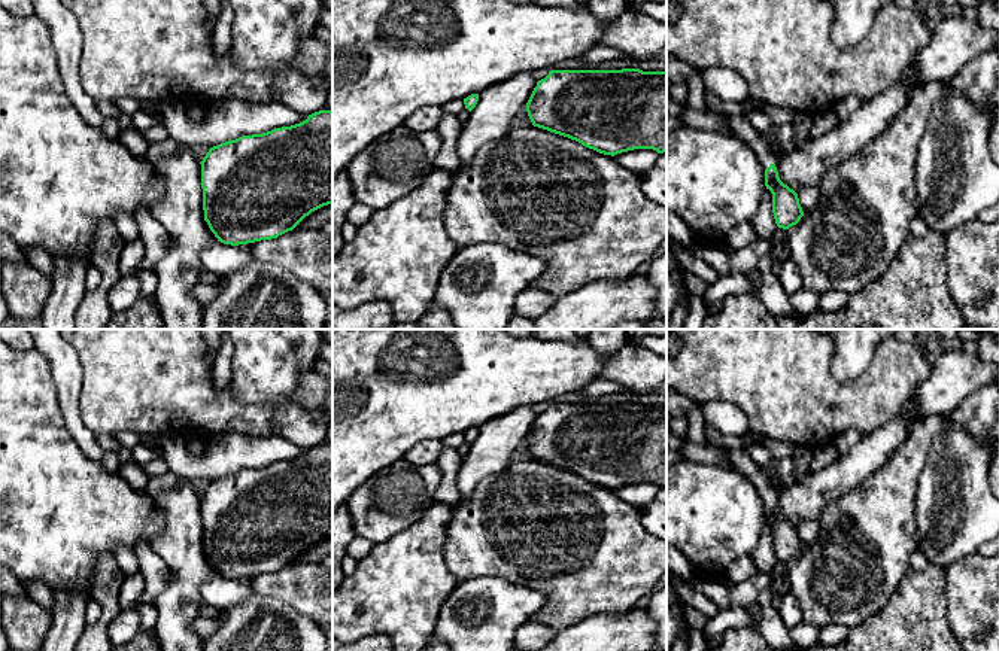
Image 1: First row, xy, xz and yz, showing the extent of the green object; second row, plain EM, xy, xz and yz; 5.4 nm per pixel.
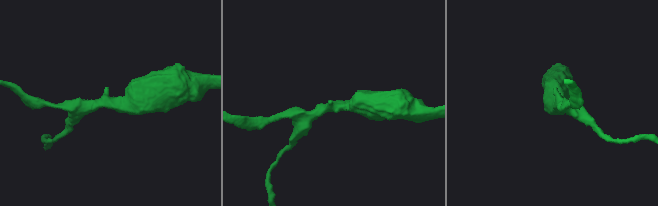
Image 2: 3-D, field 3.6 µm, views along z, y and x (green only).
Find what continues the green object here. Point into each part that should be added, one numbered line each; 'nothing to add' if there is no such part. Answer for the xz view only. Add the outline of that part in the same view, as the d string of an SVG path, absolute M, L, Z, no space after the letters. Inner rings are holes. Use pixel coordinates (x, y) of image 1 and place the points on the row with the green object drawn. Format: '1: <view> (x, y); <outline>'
nothing to add

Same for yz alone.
1: yz (740, 125); M720 113L720 116L729 125L735 137L741 139L754 150L765 170L771 164L775 164L772 147L746 116L728 113Z

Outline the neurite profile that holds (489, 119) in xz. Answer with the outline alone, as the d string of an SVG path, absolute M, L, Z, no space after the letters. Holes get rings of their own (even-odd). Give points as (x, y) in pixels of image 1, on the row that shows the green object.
M517 73L479 94L456 143L459 167L468 165L482 146L510 131L511 119L526 106L535 86L537 80L531 73Z

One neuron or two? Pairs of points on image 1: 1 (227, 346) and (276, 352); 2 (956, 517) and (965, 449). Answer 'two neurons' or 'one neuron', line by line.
1: two neurons
2: one neuron

